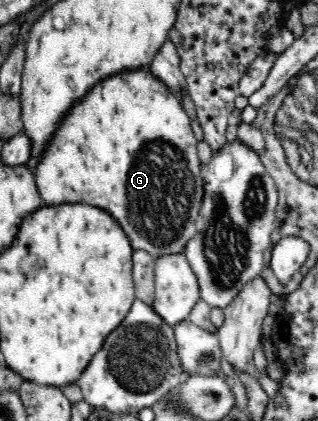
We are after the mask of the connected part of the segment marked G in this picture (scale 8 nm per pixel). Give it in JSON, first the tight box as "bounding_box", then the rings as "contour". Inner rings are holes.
{"bounding_box":[34,68,203,257],"contour":[[[134,68],[132,70],[120,70],[117,74],[107,75],[106,78],[97,79],[90,87],[88,93],[84,94],[79,102],[71,105],[64,113],[64,119],[60,121],[58,129],[53,131],[45,145],[45,148],[39,153],[37,164],[34,169],[35,182],[45,205],[63,204],[64,202],[84,202],[90,205],[104,207],[108,213],[118,217],[118,223],[124,227],[128,233],[130,243],[134,250],[144,250],[154,257],[168,254],[184,252],[186,242],[195,234],[195,221],[200,211],[200,204],[203,198],[203,179],[201,176],[200,158],[196,151],[196,140],[191,129],[191,120],[182,107],[180,98],[174,95],[170,87],[156,77],[151,71],[144,68]]]}

